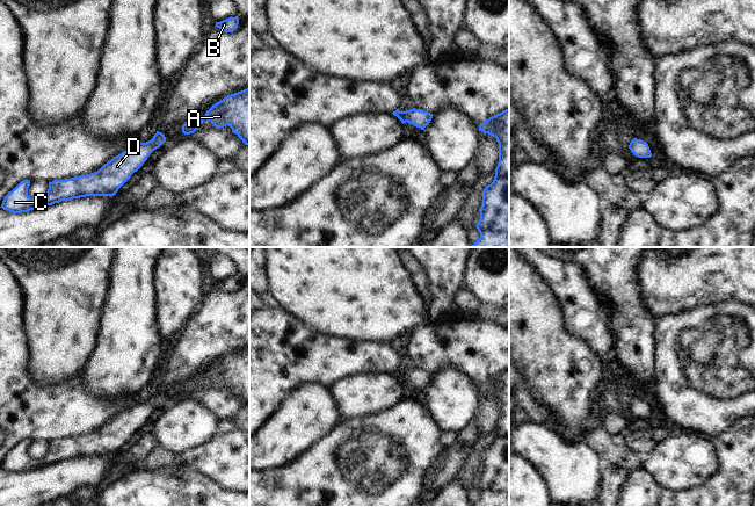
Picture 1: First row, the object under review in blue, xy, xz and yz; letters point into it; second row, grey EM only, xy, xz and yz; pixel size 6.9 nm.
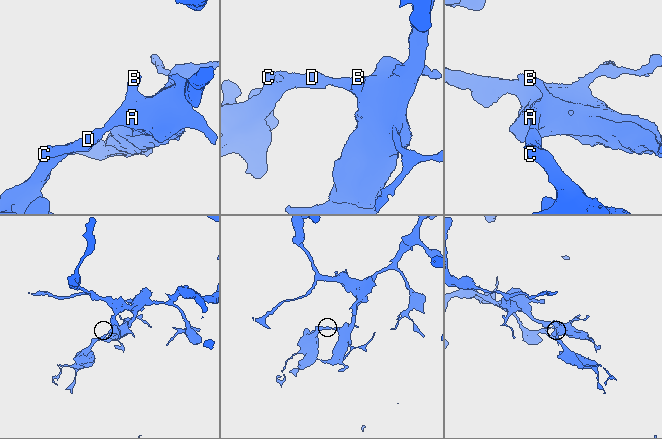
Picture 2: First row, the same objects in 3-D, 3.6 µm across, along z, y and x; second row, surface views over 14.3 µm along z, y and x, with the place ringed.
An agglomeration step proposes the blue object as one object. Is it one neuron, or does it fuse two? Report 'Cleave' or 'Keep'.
Keep

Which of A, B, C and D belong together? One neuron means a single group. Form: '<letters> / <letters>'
A B C D

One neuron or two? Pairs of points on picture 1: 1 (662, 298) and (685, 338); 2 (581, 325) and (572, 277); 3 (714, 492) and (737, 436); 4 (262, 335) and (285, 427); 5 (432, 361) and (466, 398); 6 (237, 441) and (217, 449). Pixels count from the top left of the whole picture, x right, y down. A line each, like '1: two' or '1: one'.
1: two
2: one
3: one
4: two
5: two
6: one

